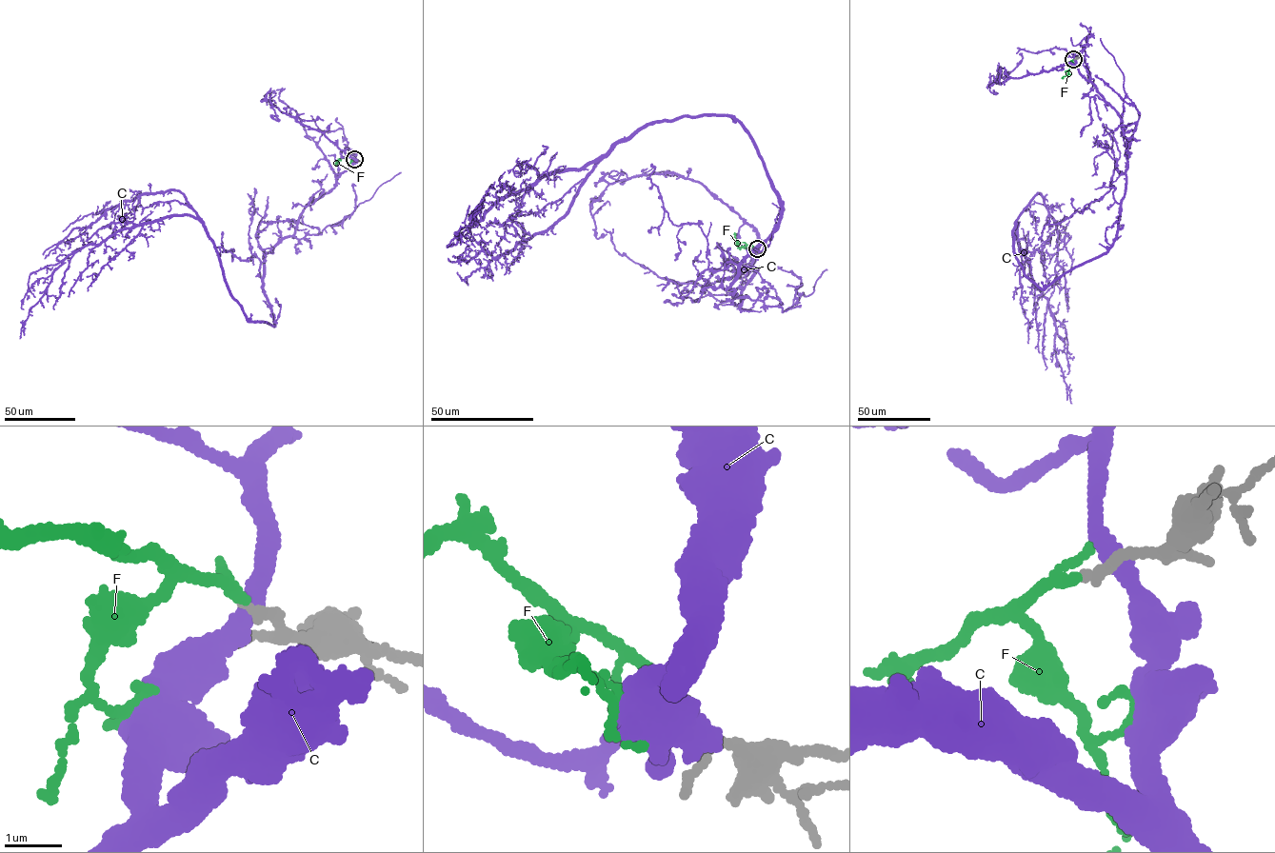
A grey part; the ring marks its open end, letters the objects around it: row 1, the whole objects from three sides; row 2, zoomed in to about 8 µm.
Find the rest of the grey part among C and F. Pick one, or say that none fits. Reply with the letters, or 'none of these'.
F

